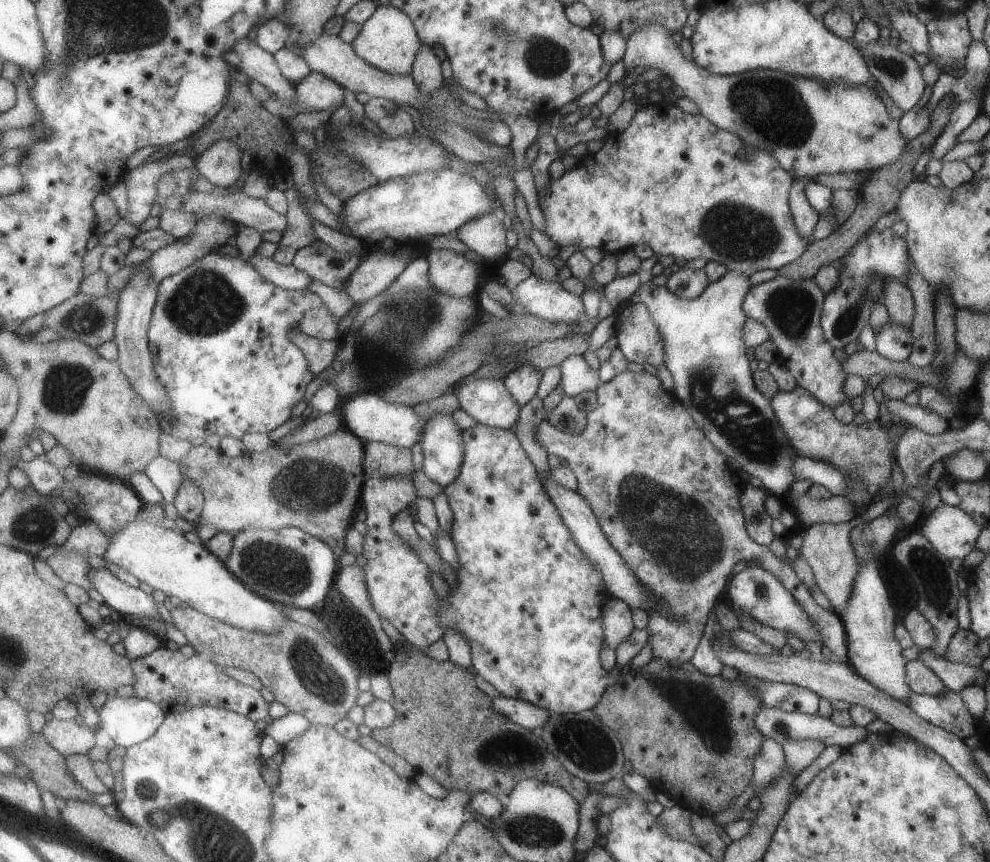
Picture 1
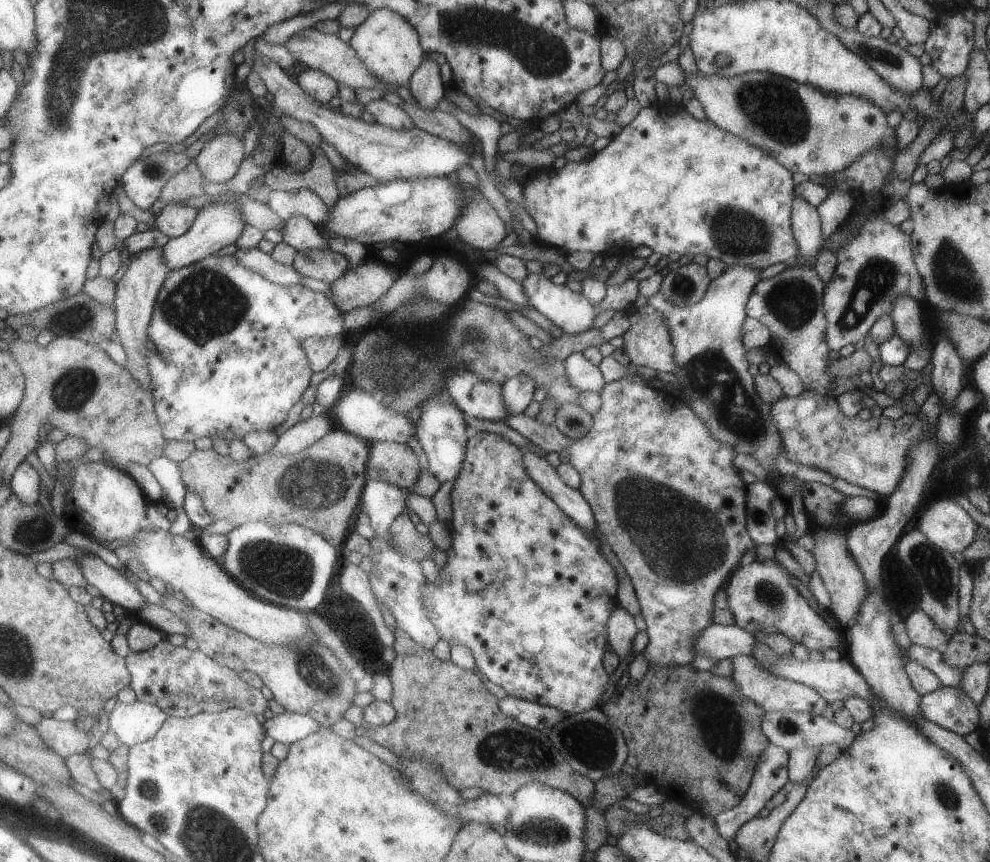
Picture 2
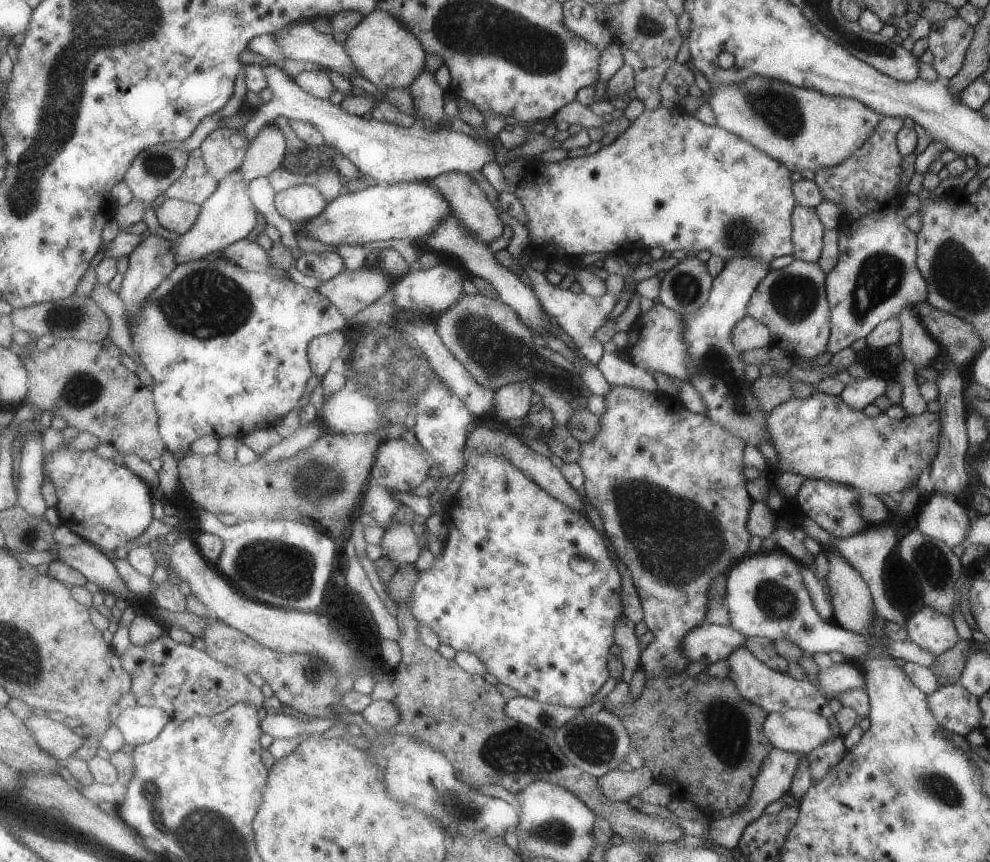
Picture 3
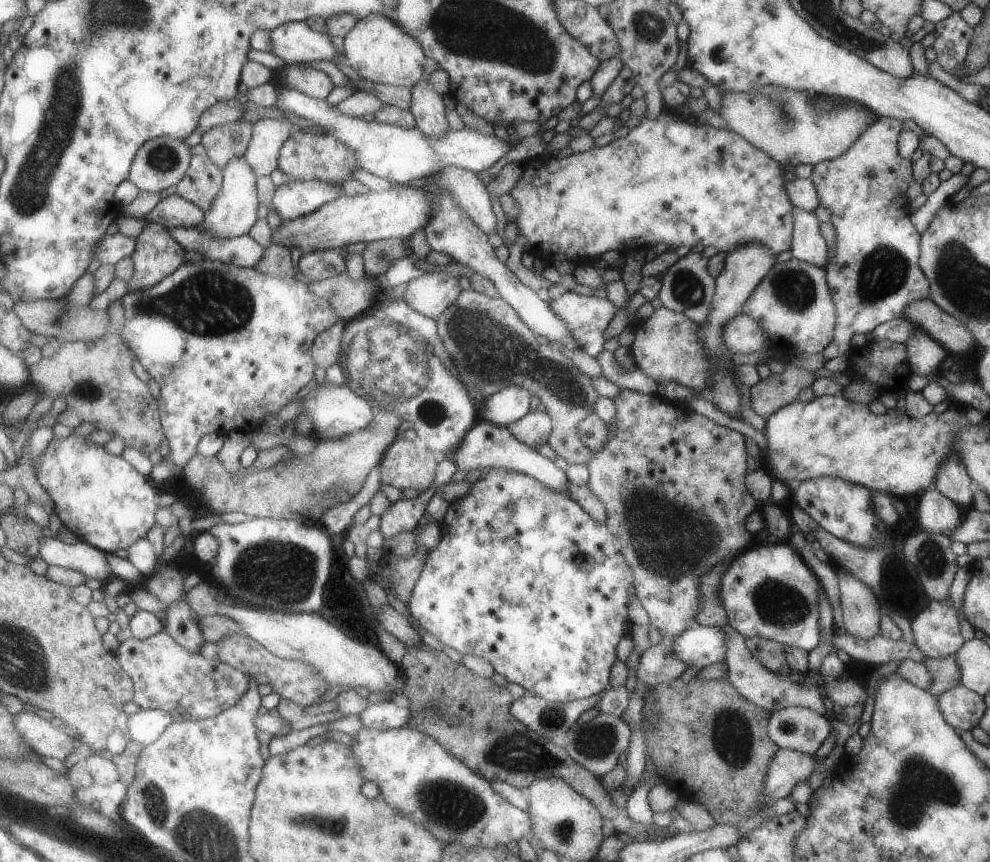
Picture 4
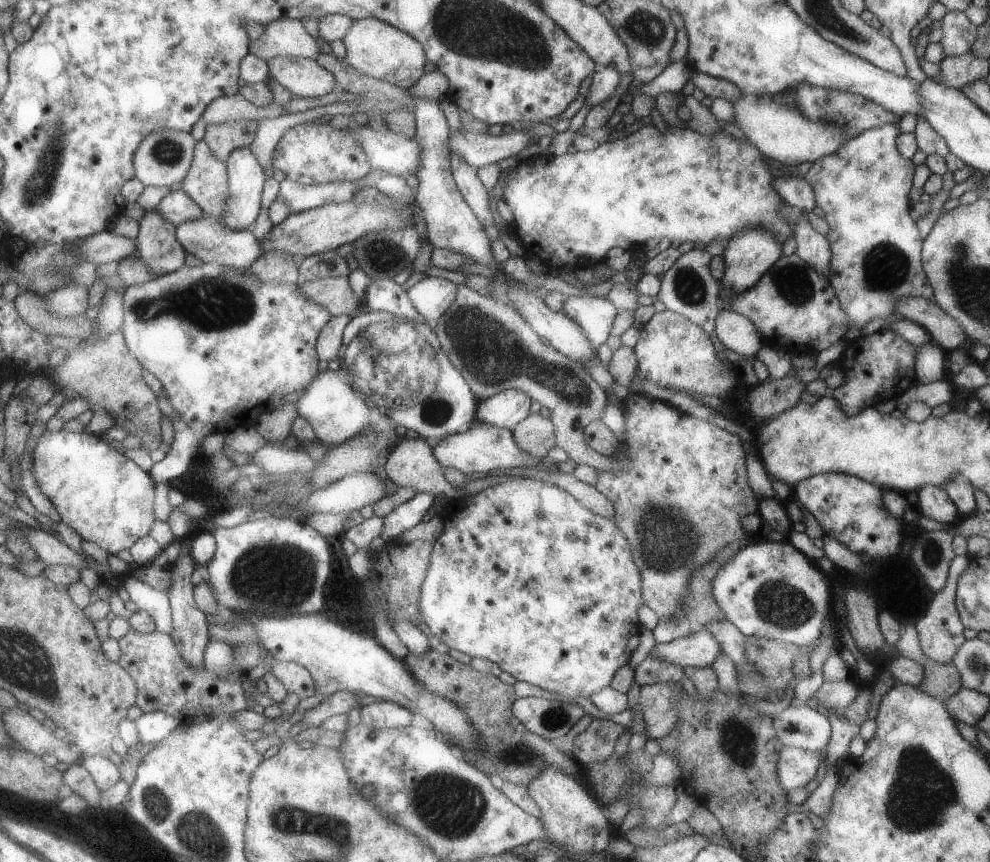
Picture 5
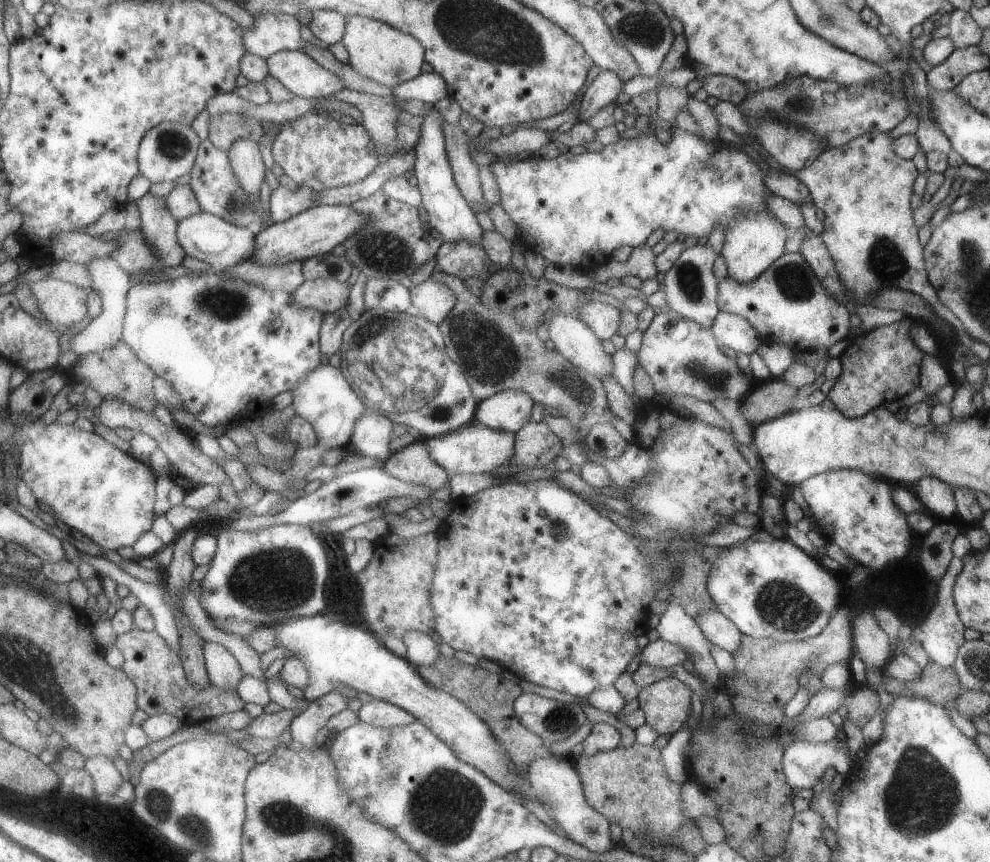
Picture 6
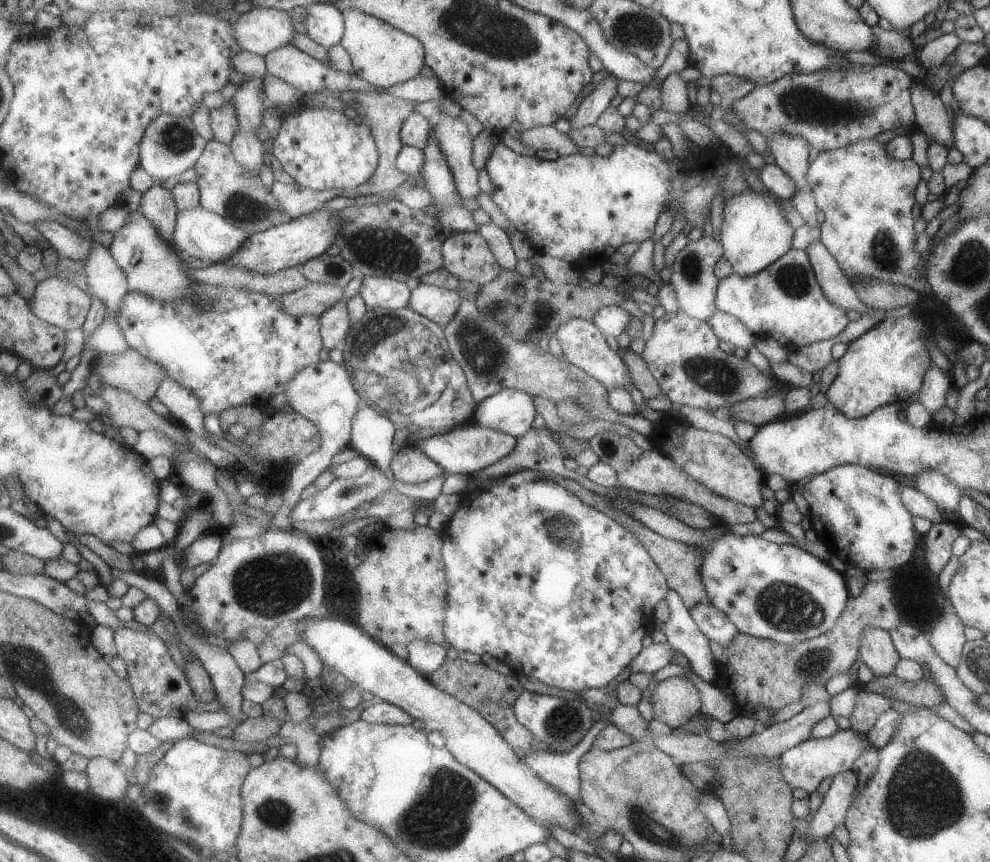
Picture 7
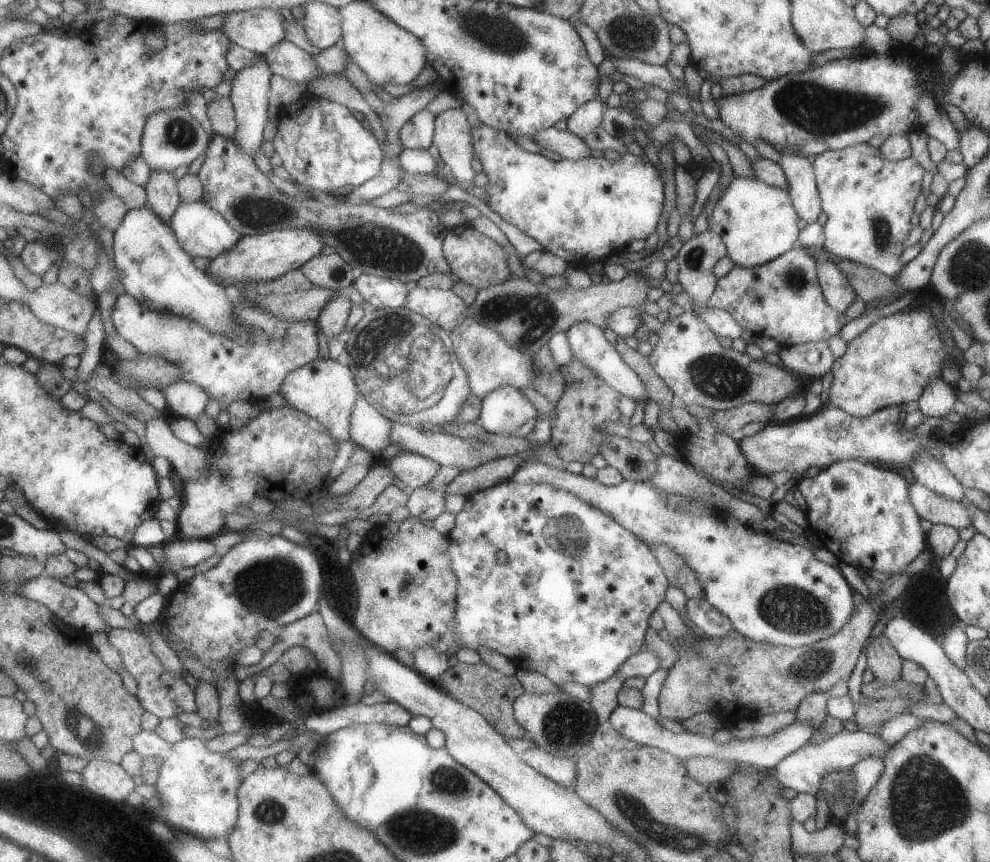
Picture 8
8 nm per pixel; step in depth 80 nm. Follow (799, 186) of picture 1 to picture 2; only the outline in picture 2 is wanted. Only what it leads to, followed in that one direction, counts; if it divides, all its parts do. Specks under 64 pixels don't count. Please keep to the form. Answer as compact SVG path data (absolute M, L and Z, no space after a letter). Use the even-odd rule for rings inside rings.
M797 193L794 194L792 202L791 222L798 244L799 258L810 258L820 254L824 240L818 210Z

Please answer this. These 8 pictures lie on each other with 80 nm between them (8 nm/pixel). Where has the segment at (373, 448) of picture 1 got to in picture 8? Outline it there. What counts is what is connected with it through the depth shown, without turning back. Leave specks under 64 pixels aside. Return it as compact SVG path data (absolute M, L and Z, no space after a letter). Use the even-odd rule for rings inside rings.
M400 451L392 460L388 461L394 474L412 488L418 488L430 483L440 470L440 465L425 456Z

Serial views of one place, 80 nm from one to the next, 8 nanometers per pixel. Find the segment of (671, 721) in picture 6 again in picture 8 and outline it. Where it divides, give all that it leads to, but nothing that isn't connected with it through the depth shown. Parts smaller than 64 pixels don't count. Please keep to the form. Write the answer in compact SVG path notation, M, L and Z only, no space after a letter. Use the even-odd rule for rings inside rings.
M908 573L890 576L884 582L884 594L873 595L872 600L865 599L861 604L856 604L851 619L840 632L822 639L816 644L801 647L756 643L747 639L734 628L730 629L726 636L708 638L702 638L700 635L695 636L672 604L664 599L657 609L665 622L669 636L672 638L671 644L678 652L678 660L668 670L668 676L658 692L659 716L683 722L698 712L723 713L722 723L733 726L740 719L753 719L777 712L795 711L802 699L810 693L828 693L836 683L847 683L852 676L852 670L857 664L862 648L872 634L874 625L881 618L890 602L898 599L898 596L906 590L906 584L910 584L910 578L912 578L912 574ZM691 637L694 638L687 646L687 639Z

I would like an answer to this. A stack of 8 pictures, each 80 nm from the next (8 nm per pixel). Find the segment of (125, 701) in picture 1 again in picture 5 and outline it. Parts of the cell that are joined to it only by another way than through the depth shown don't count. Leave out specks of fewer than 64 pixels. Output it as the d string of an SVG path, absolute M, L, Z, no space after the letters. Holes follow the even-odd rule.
M164 711L146 713L137 721L142 738L146 742L153 742L153 746L161 743L167 736L178 729L183 723L178 717Z

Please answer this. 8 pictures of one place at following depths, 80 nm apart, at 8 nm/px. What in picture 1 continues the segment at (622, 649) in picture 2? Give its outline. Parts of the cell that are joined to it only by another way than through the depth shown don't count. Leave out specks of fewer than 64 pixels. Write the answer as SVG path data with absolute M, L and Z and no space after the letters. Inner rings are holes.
M612 596L602 606L604 641L612 650L616 651L616 648L634 632L632 614L633 610L626 602Z

